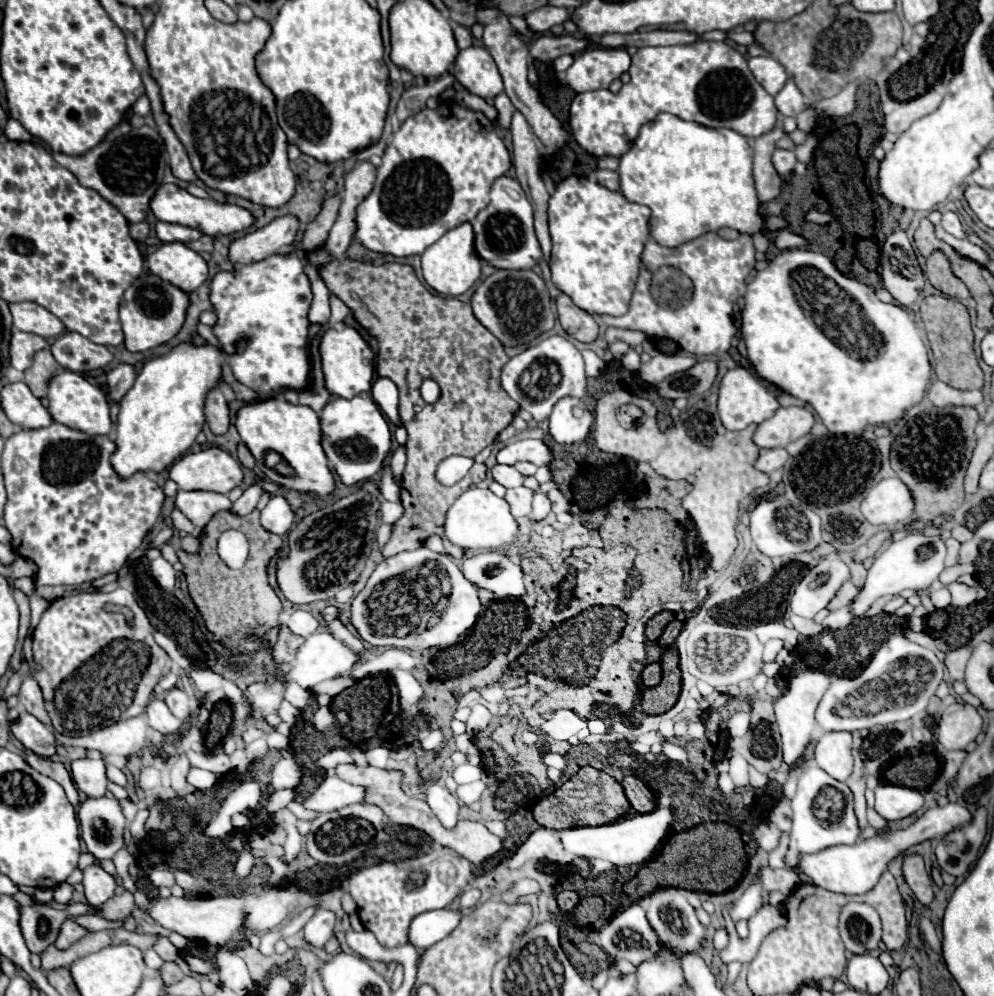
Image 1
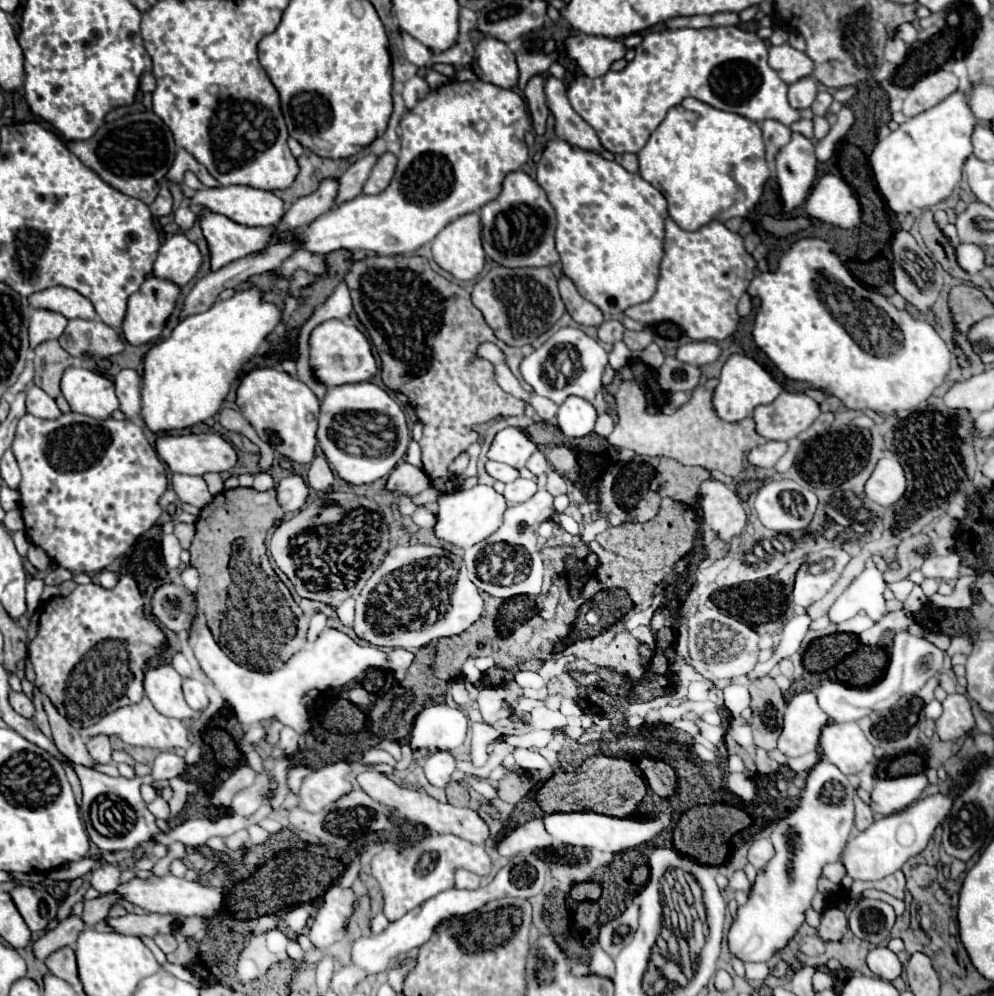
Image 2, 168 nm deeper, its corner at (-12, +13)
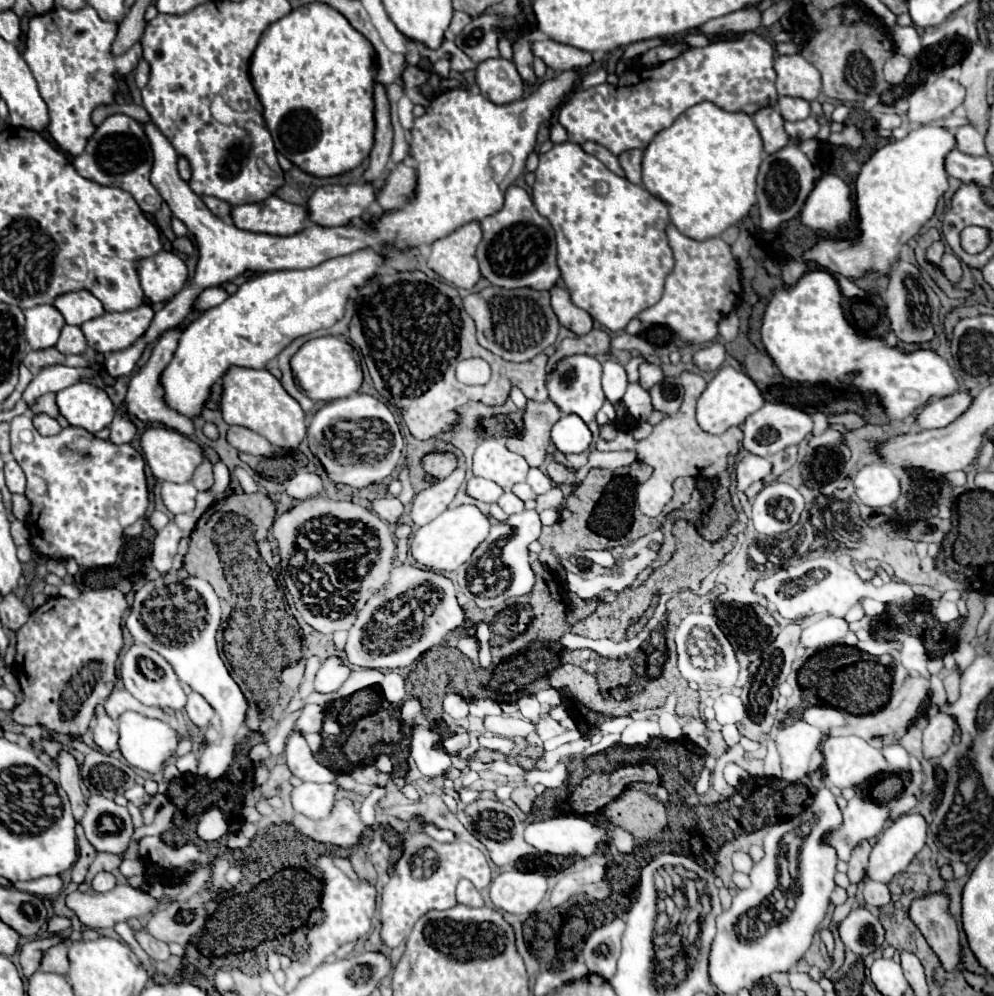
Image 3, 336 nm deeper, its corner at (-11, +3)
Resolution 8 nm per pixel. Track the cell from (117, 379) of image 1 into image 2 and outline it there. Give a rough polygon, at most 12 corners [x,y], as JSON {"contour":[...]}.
{"contour":[[123,369],[115,377],[119,409],[127,419],[141,411],[139,375]]}

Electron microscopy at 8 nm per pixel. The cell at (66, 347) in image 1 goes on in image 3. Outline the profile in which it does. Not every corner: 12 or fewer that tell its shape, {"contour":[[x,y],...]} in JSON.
{"contour":[[64,325],[56,349],[62,355],[84,355],[82,329]]}

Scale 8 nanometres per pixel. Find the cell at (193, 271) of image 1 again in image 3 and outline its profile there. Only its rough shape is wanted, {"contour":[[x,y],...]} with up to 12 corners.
{"contour":[[172,251],[142,259],[138,273],[152,303],[172,299],[188,279]]}

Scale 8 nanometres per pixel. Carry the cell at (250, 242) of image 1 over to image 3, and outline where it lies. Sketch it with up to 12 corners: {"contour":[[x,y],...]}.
{"contour":[[372,183],[324,185],[306,205],[322,227],[362,217]]}

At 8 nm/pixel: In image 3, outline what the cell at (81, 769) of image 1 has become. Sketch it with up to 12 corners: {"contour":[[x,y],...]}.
{"contour":[[96,709],[92,735],[102,753],[118,751],[118,725]]}

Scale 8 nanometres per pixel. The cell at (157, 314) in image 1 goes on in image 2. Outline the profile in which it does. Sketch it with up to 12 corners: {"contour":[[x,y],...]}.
{"contour":[[147,277],[127,301],[121,333],[131,345],[155,339],[179,287]]}

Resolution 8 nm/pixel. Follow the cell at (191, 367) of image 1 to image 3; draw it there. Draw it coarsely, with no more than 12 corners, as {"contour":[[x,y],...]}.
{"contour":[[374,249],[266,271],[204,311],[160,375],[196,419],[232,365],[332,327]]}

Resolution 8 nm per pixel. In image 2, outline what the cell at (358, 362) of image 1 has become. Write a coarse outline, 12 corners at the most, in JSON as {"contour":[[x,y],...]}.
{"contour":[[325,321],[309,363],[327,387],[369,381],[371,345],[355,325]]}

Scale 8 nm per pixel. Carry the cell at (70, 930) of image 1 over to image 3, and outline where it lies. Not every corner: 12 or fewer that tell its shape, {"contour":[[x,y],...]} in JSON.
{"contour":[[62,935],[34,939],[20,949],[24,975],[38,971],[44,953],[66,941]]}

